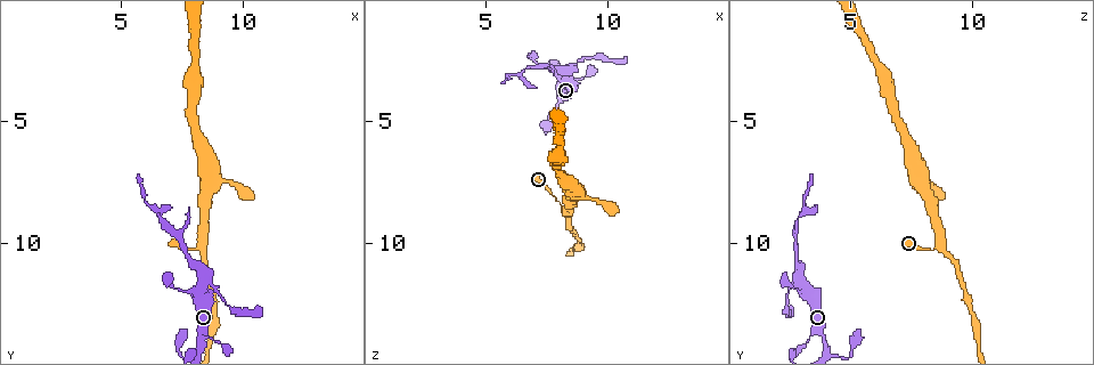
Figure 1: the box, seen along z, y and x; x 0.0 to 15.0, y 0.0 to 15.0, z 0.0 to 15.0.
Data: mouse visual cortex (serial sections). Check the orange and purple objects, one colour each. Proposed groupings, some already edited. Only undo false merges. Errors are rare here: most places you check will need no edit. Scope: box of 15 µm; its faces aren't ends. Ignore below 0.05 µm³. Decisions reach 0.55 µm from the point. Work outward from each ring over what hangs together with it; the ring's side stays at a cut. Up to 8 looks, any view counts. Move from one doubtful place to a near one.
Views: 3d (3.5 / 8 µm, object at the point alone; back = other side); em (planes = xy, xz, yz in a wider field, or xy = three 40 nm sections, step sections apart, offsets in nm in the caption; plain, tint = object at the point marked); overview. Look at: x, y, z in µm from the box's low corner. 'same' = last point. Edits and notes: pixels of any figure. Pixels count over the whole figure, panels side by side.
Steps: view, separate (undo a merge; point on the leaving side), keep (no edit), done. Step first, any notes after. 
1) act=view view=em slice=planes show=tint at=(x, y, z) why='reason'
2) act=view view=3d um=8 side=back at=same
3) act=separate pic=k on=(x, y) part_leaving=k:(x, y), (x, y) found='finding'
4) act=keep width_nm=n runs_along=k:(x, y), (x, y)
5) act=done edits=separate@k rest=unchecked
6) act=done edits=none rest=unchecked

act=view view=3d um=3.5 at=(8.8, 14.0, 3.2) why='thick turns thin'

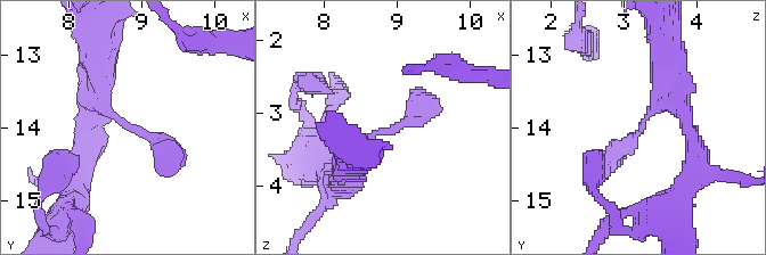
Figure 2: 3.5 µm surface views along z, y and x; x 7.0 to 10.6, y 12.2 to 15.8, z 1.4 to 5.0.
act=view view=em slice=xy step=2 show=tint at=(8.80, 13.95, 3.25)

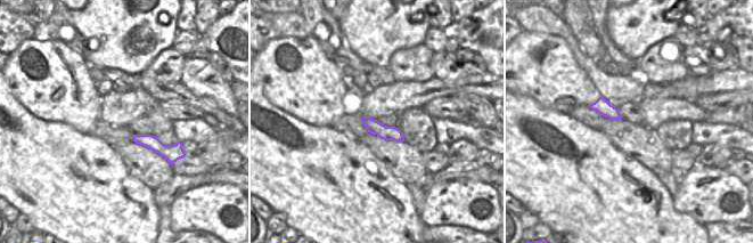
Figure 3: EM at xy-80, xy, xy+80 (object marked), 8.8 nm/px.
act=keep runs_along=3:(136, 137), (161, 148), (177, 146) found='continuous, no second cell'

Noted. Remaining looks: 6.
act=view view=3d um=3.5 at=(8.4, 11.6, 2.9) why='thin neck'

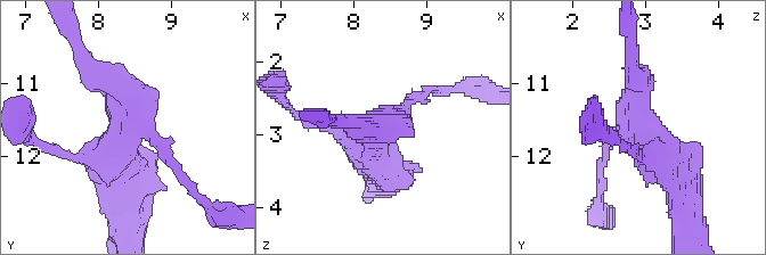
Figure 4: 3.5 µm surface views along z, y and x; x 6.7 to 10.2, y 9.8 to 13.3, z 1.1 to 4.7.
act=view view=em slice=xy step=5 show=tint at=(8.30, 11.65, 2.95) why='now the EM'

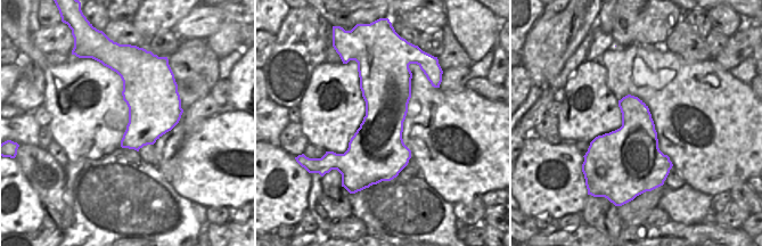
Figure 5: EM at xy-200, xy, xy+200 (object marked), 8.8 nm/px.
act=keep runs_along=4:(682, 186), (641, 130), (632, 67) found='one cell here'

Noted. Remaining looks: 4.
act=view view=3d um=3.5 side=back at=(8.2, 10.0, 8.5) why='branch point'

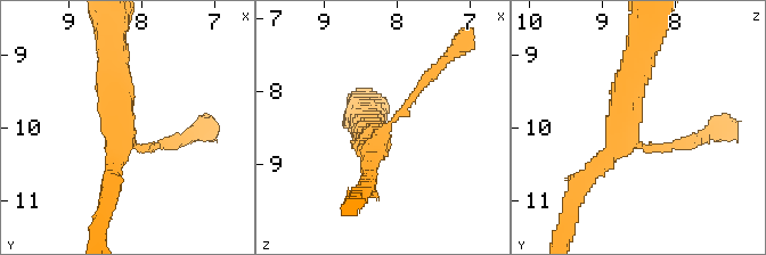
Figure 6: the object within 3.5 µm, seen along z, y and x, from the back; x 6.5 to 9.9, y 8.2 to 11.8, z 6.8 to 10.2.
act=view view=em slice=xy step=5 show=tint at=(8.25, 10.10, 8.60) why='shape alone is not enough'

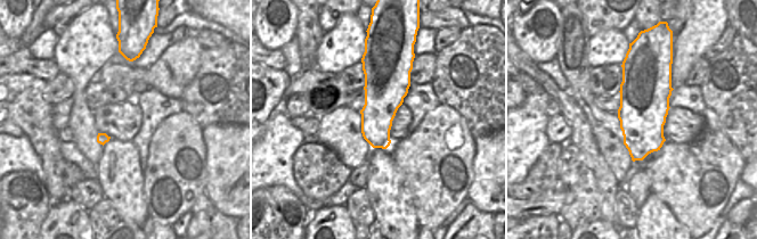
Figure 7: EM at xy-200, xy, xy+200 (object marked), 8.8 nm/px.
act=view view=em slice=xy step=2 show=tint at=same why='another direction'

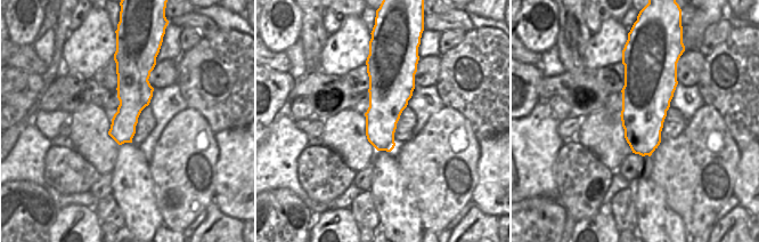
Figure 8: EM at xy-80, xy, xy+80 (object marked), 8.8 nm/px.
act=keep runs_along=6:(170, 145), (136, 148), (124, 138), (114, 65) found='one cell here'

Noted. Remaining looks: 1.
act=done edits=none rest=unchecked

